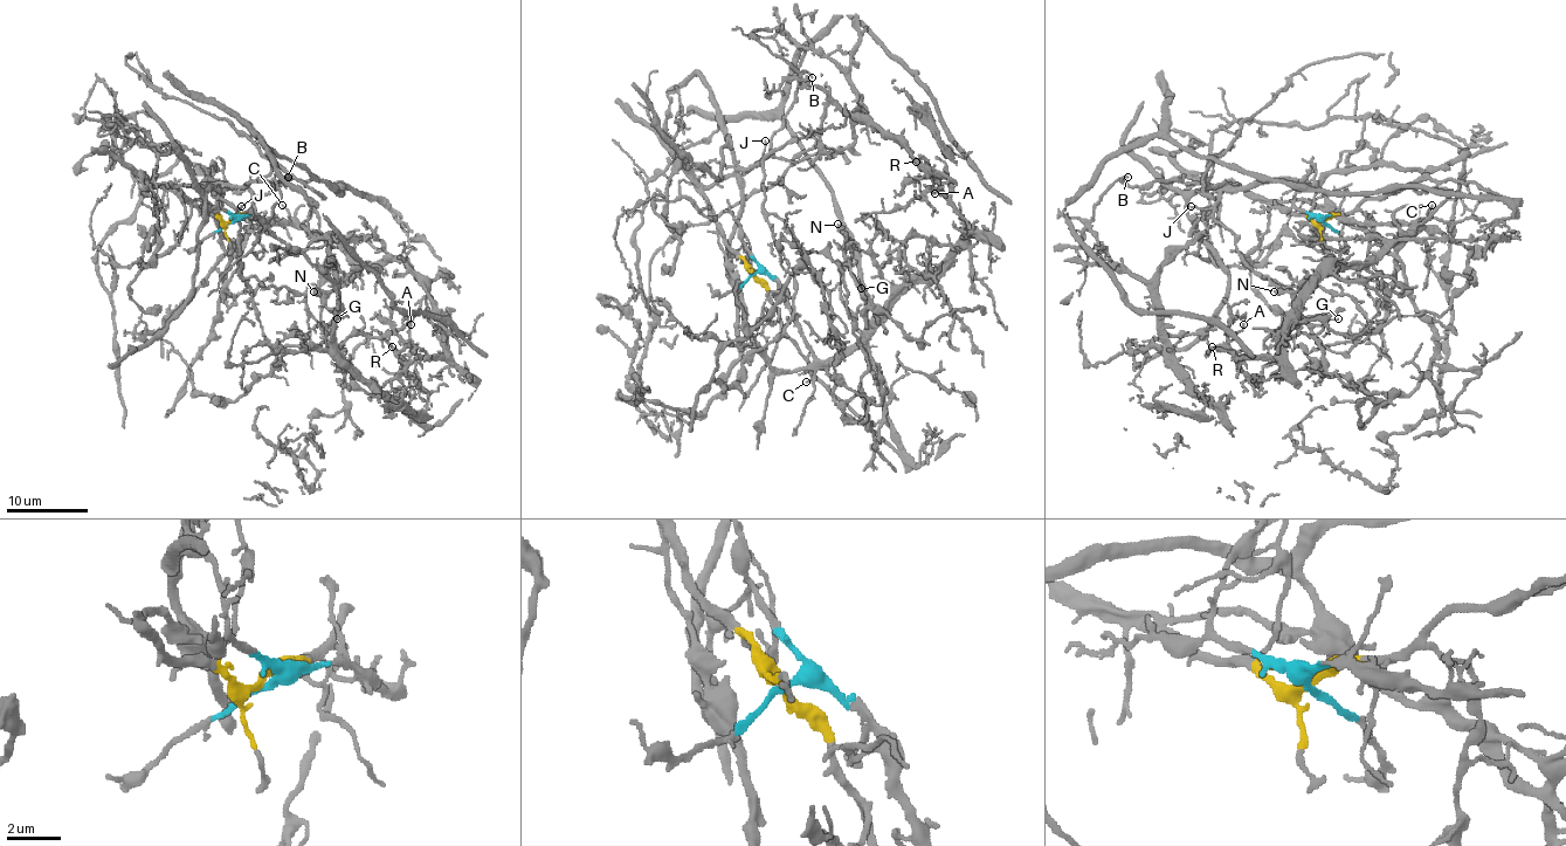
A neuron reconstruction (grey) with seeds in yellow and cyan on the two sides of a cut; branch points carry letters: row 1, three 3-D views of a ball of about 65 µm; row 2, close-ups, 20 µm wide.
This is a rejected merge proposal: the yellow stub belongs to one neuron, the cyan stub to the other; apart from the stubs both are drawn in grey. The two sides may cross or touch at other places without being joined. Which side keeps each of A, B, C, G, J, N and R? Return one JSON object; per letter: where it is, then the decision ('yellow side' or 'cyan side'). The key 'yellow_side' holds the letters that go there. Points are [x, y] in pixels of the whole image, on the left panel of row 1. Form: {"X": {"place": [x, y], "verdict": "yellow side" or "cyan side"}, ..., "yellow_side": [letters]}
{"A": {"place": [411, 324], "verdict": "cyan side"}, "B": {"place": [288, 177], "verdict": "yellow side"}, "C": {"place": [282, 205], "verdict": "cyan side"}, "G": {"place": [337, 318], "verdict": "cyan side"}, "J": {"place": [241, 206], "verdict": "yellow side"}, "N": {"place": [314, 291], "verdict": "cyan side"}, "R": {"place": [392, 346], "verdict": "cyan side"}, "yellow_side": ["B", "J"]}

